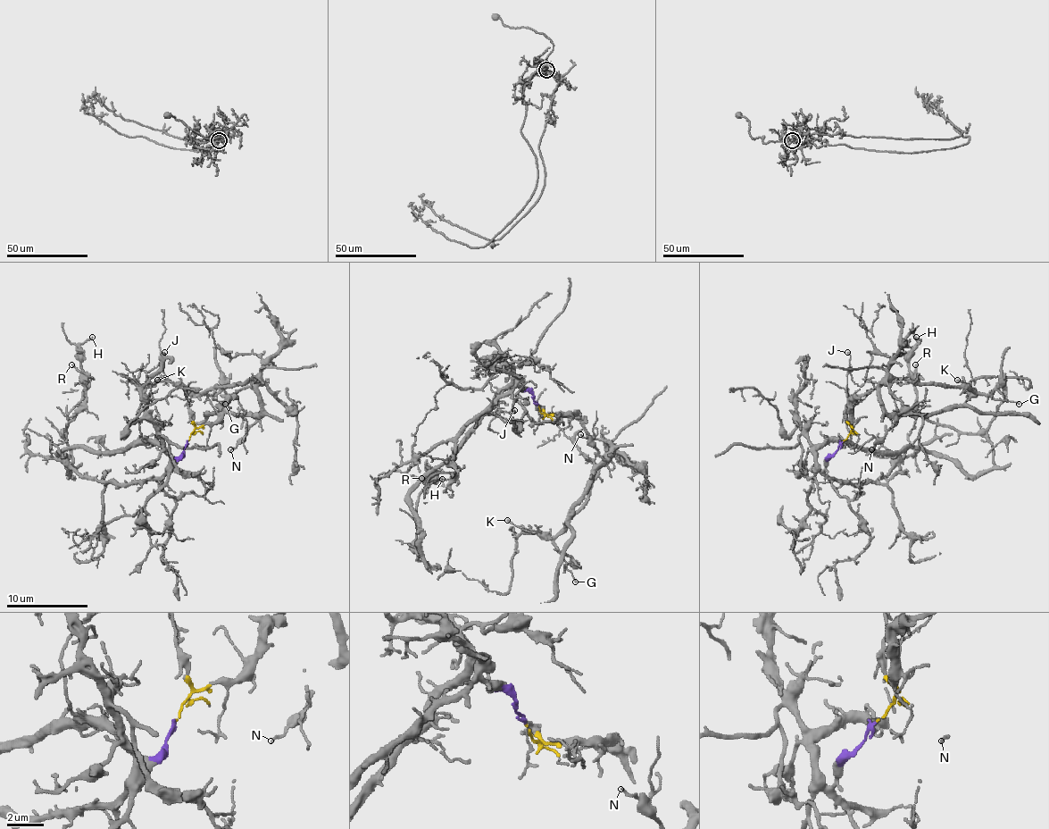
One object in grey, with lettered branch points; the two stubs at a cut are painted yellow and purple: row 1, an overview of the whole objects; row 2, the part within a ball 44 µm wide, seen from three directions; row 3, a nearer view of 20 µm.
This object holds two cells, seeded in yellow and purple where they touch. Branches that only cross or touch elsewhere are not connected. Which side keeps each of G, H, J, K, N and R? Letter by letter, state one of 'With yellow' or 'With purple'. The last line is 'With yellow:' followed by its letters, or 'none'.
G: With yellow
H: With purple
J: With purple
K: With yellow
N: With yellow
R: With purple
With yellow: G, K, N

